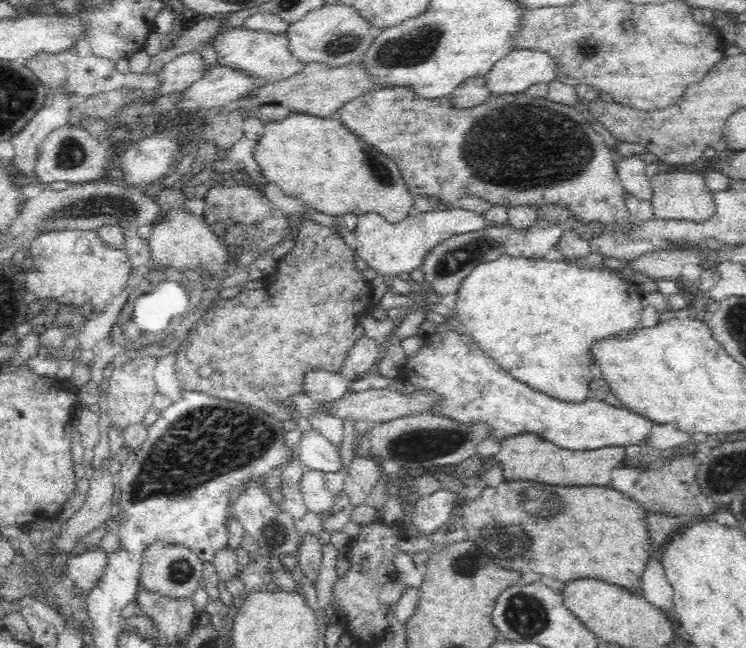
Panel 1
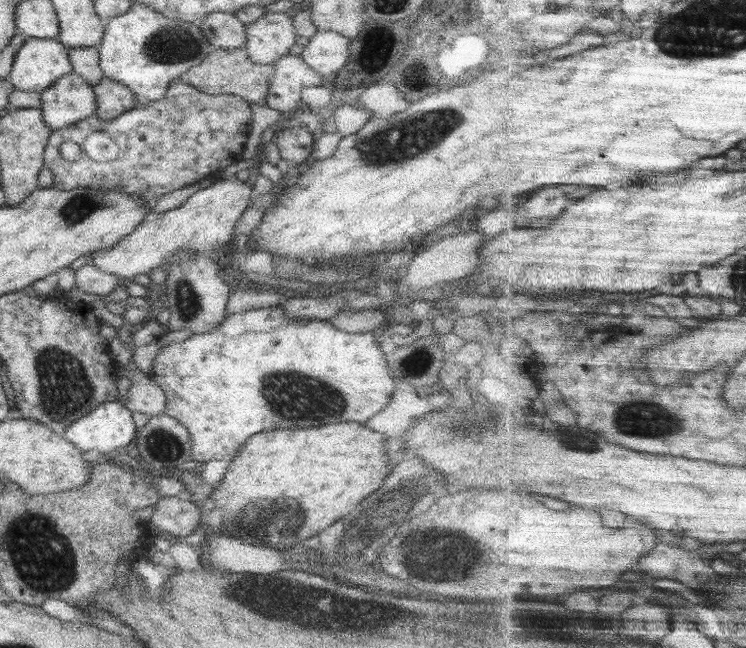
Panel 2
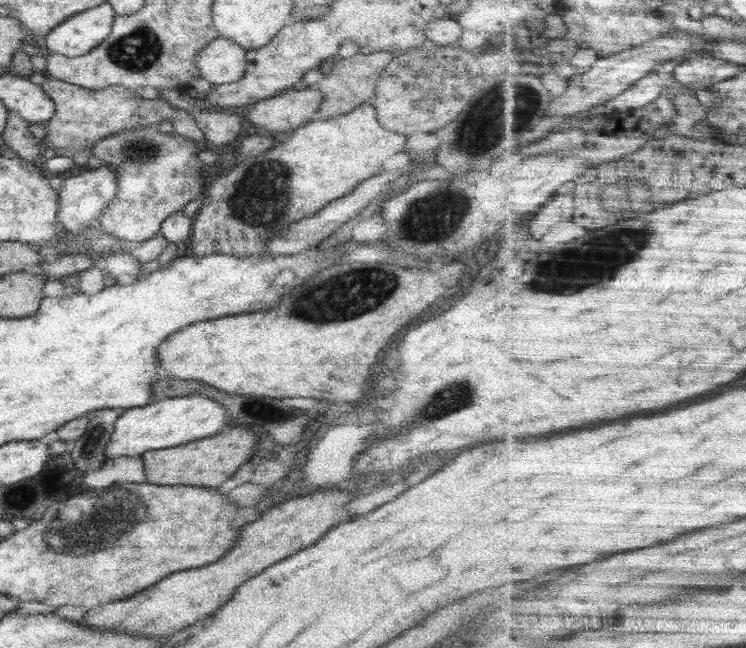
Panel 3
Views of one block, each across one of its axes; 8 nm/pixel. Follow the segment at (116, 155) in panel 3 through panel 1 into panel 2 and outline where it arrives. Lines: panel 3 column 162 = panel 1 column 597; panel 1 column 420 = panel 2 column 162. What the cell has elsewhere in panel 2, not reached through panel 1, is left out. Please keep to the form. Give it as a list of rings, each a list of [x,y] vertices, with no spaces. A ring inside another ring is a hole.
[[[174,82],[174,84],[170,84],[166,95],[161,100],[146,101],[146,104],[123,112],[110,120],[102,120],[94,114],[73,125],[51,131],[43,159],[44,166],[48,167],[48,170],[52,171],[52,175],[54,175],[55,188],[72,190],[78,187],[88,187],[103,190],[102,164],[98,164],[98,162],[68,162],[58,150],[62,142],[75,142],[78,146],[82,146],[86,136],[90,132],[98,132],[98,130],[110,134],[110,138],[118,144],[118,160],[114,160],[110,164],[106,162],[106,172],[110,168],[110,172],[118,174],[118,188],[114,188],[114,190],[120,192],[120,174],[122,174],[122,192],[138,192],[136,196],[139,200],[153,202],[159,196],[192,185],[210,173],[218,172],[218,170],[223,172],[227,166],[239,163],[241,152],[246,149],[248,135],[253,130],[253,118],[249,103],[240,96],[208,95],[199,92],[189,84]]]

